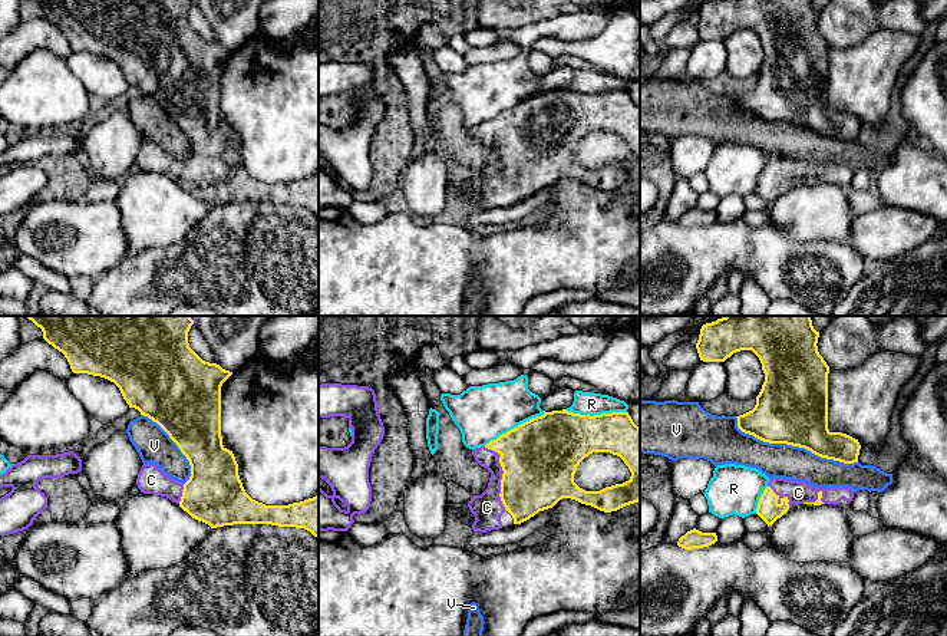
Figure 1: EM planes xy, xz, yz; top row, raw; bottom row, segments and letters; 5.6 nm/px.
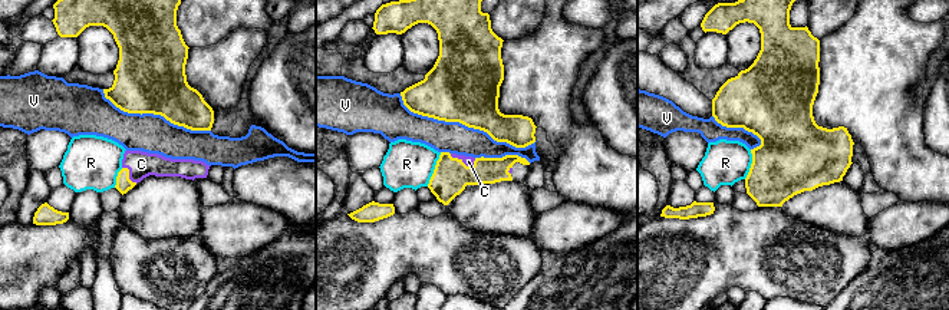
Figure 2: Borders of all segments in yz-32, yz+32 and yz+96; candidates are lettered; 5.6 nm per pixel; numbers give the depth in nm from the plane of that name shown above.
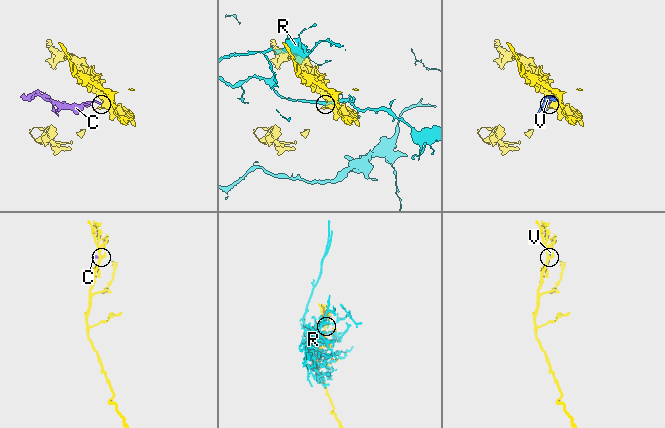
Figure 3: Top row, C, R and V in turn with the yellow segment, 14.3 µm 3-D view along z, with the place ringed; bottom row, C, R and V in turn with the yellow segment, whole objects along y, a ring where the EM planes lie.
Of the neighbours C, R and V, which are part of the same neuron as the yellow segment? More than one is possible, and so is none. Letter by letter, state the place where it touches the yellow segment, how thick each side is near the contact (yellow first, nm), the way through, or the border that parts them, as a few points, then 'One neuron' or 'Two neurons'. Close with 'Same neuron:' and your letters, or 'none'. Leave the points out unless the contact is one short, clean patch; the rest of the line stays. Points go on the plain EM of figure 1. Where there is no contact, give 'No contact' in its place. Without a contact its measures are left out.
C: Touches yellow at xz (502, 154). Thickness 420 nm (yellow) against 160 nm. Path across: xz (540, 135), (521, 154), (502, 154), (501, 171), (487, 185). One neuron
R: Touches yellow at xz (596, 94). Thickness 340 nm (yellow) against 130 nm. Two neurons
V: Touches yellow at yz (792, 124). Thickness 400 nm (yellow) against 190 nm. Two neurons
Same neuron: C

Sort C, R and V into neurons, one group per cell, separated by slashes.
C / R / V

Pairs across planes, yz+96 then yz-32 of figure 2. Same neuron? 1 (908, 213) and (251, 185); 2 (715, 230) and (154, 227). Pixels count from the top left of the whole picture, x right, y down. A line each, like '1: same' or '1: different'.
1: different
2: different

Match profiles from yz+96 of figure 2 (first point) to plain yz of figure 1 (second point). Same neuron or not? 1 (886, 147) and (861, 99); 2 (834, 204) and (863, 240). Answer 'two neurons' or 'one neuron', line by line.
1: one neuron
2: two neurons

